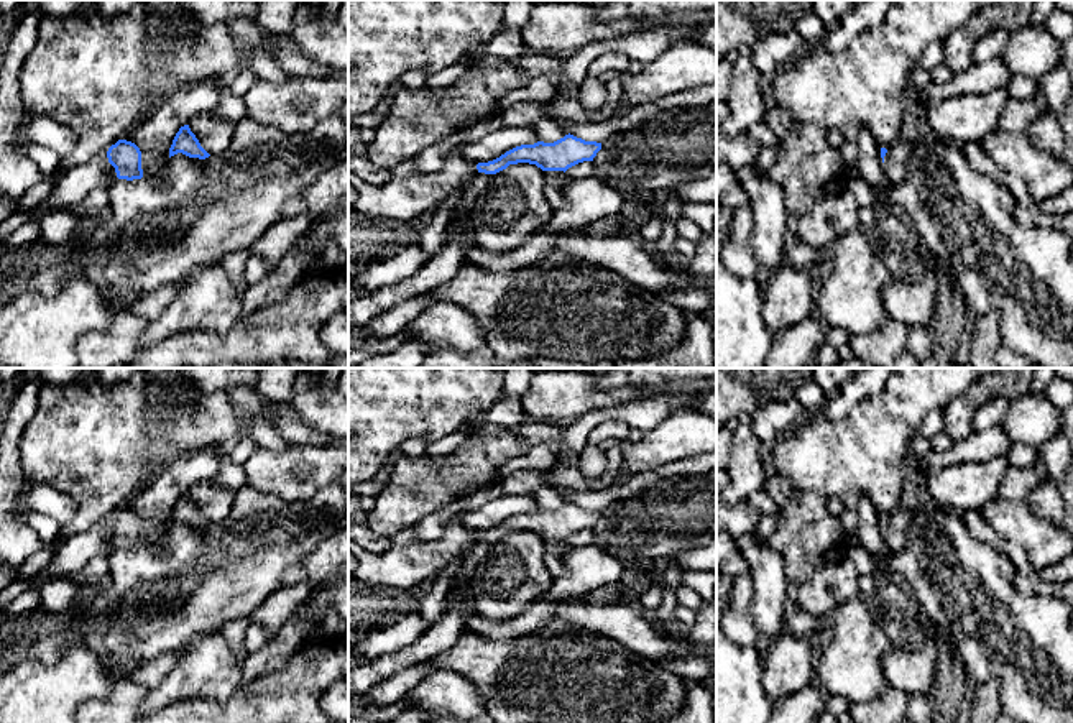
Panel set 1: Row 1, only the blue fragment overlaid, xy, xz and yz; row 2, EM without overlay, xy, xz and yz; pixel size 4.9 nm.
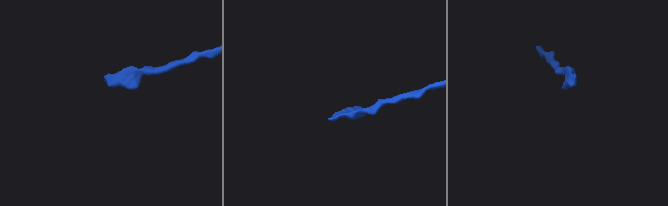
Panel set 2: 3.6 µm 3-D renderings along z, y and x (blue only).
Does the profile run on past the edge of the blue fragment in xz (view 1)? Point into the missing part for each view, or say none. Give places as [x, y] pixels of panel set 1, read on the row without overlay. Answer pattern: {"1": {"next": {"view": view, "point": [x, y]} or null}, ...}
{"1": {"next": {"view": "xz", "point": [465, 564]}}}

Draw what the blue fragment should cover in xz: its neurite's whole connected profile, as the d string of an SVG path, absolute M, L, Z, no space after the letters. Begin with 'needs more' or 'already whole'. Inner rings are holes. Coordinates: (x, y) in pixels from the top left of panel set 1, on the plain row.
needs more; M569 501L554 511L537 509L534 513L521 513L493 529L478 531L478 541L467 552L463 552L463 555L450 569L452 593L463 587L478 560L486 554L488 542L496 542L506 537L509 532L518 531L536 532L542 539L565 541L569 536L578 531L593 529L600 518L601 511L585 509Z

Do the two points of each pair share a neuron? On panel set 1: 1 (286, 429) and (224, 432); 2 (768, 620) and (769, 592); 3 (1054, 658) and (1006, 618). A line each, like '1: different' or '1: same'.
1: different
2: same
3: same

